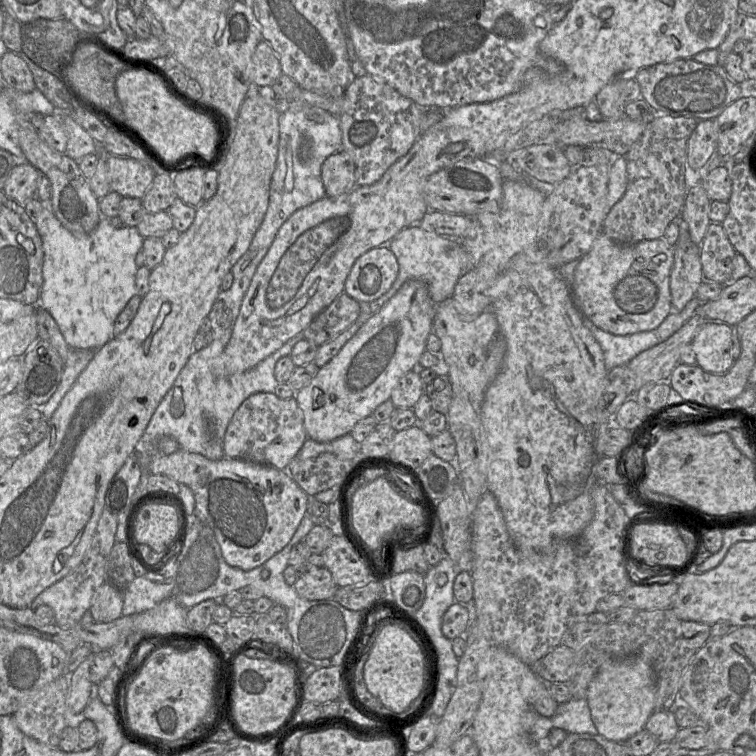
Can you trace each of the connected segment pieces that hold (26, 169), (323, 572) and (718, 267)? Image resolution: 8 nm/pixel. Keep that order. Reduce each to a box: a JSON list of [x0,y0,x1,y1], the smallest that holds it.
[[4,162,43,206],[293,567,338,600],[700,223,737,285]]

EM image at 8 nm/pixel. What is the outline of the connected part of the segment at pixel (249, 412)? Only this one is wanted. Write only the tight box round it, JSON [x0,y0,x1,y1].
[225,392,308,469]

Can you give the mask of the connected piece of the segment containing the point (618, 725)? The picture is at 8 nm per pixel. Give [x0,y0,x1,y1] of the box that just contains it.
[585,657,656,743]

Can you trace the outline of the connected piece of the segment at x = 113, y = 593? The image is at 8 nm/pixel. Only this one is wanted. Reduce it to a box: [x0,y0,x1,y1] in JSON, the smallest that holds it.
[90,582,123,623]

